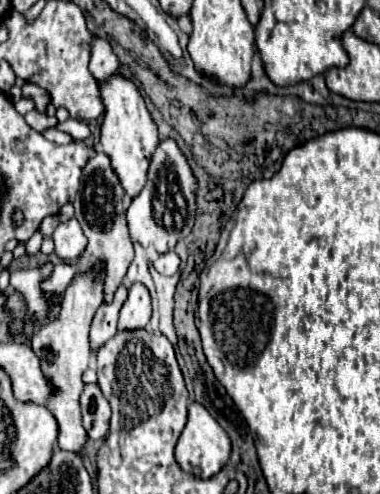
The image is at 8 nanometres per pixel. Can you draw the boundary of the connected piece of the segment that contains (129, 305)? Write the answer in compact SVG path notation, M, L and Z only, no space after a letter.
M134 284L128 288L128 298L120 310L118 330L122 328L146 328L150 320L150 294L142 284Z

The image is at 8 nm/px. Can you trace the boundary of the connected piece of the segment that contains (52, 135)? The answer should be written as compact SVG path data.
M48 128L48 130L44 130L42 134L44 134L48 140L56 142L56 144L70 144L70 142L72 142L72 138L70 138L68 134L64 134L64 132L56 130L56 128Z

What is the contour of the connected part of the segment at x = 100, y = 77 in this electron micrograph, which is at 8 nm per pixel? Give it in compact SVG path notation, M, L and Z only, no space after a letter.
M92 36L90 42L90 72L98 82L104 82L110 74L114 74L120 66L116 54L112 52L112 46L108 40L102 40L100 36Z

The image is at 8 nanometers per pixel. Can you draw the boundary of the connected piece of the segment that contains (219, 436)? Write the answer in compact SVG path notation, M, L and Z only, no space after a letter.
M190 402L188 406L188 422L180 434L180 440L175 446L174 455L176 462L184 472L194 474L196 478L210 478L220 472L220 468L228 462L230 456L230 438L226 430L210 416L210 412L198 404Z

